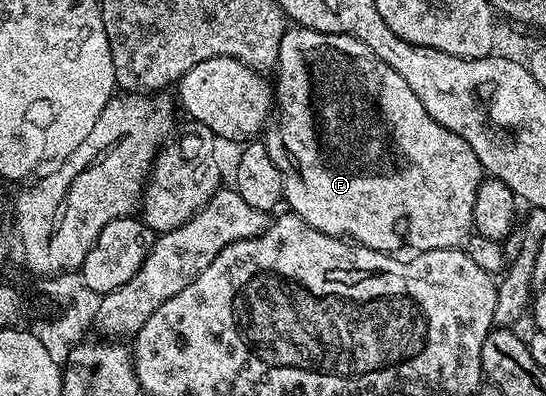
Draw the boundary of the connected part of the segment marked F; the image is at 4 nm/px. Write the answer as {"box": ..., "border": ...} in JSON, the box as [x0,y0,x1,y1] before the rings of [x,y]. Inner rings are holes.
{"box":[262,27,486,254],"border":[[[289,27],[282,42],[278,46],[278,54],[274,65],[274,119],[267,125],[263,133],[262,142],[266,150],[270,150],[270,158],[274,158],[274,166],[282,174],[285,205],[289,204],[291,211],[303,218],[307,224],[314,226],[314,230],[324,232],[327,236],[339,236],[349,242],[363,244],[365,248],[372,248],[376,252],[389,254],[399,253],[399,248],[412,247],[413,253],[455,248],[463,245],[473,231],[474,198],[478,198],[478,186],[486,179],[482,162],[478,162],[478,154],[470,150],[470,142],[466,142],[458,134],[446,130],[430,114],[426,114],[426,106],[418,102],[418,94],[406,86],[406,78],[398,74],[370,46],[358,42],[358,38],[346,34],[326,34],[318,30]]]}

